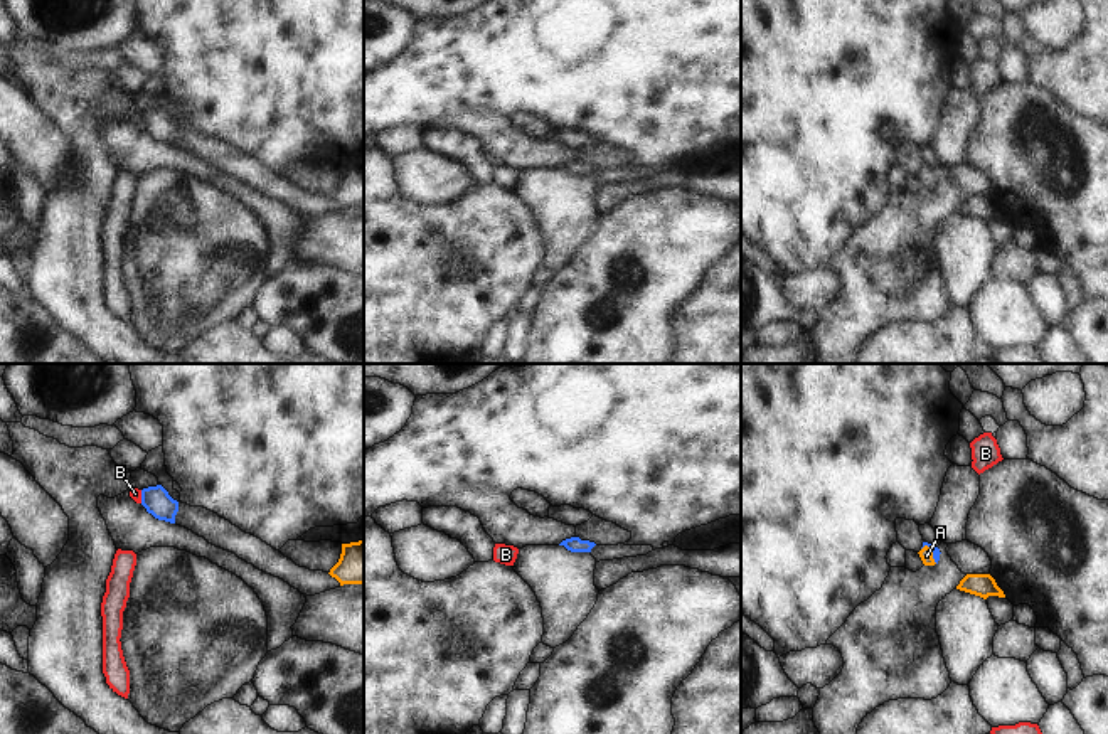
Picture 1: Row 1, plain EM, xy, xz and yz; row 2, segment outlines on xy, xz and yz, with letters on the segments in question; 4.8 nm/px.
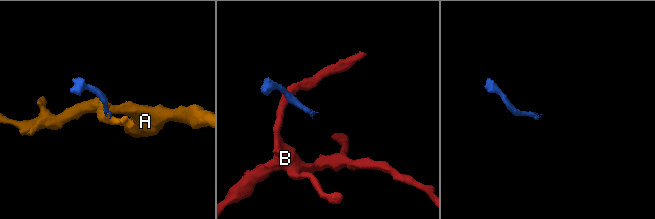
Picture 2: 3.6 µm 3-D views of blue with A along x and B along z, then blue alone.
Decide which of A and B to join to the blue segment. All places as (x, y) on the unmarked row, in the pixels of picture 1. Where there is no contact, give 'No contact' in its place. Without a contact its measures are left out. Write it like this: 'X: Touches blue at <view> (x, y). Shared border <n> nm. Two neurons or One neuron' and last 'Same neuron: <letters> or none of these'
A: Touches blue at yz (933, 177). Shared border 110 nm. One neuron
B: Touches blue at xy (142, 120). Shared border 60 nm. Two neurons
Same neuron: A

